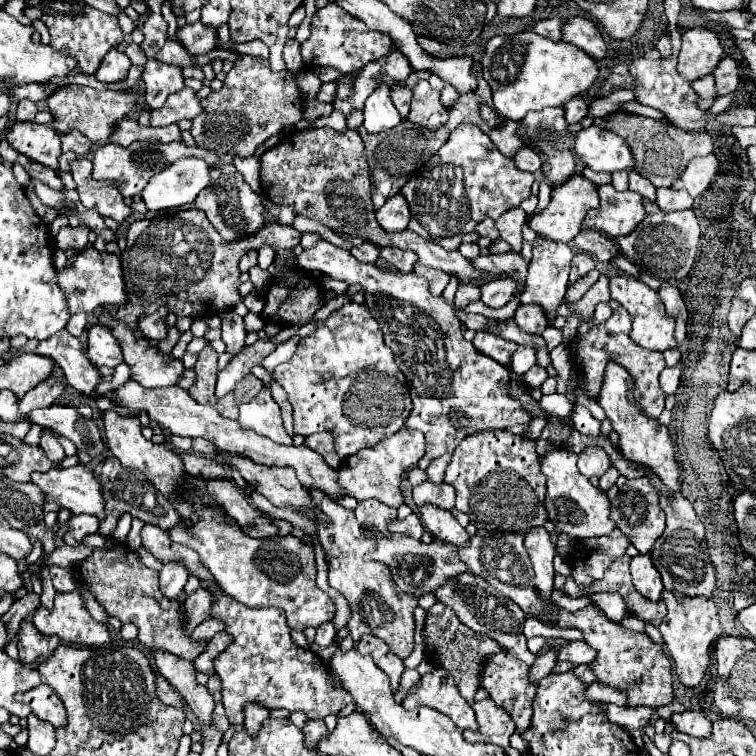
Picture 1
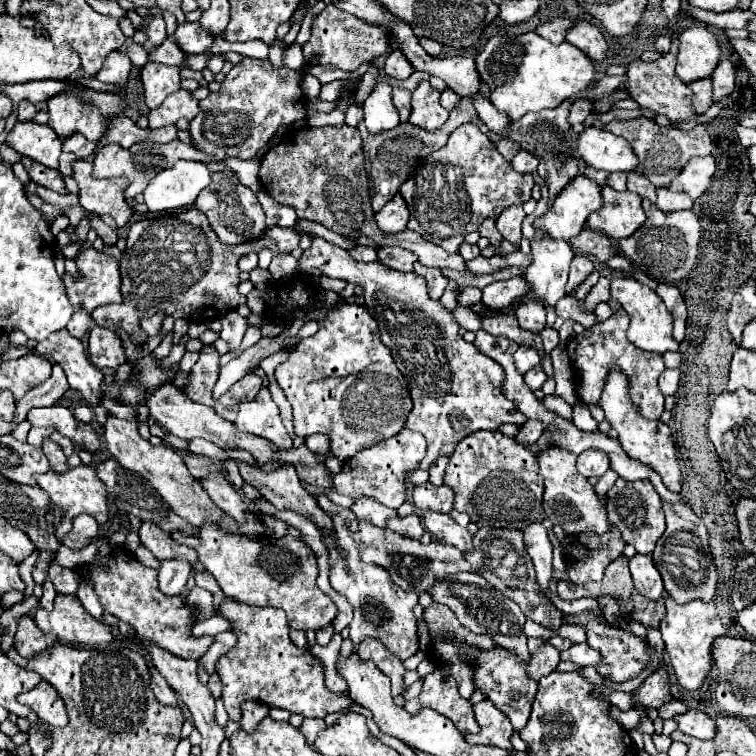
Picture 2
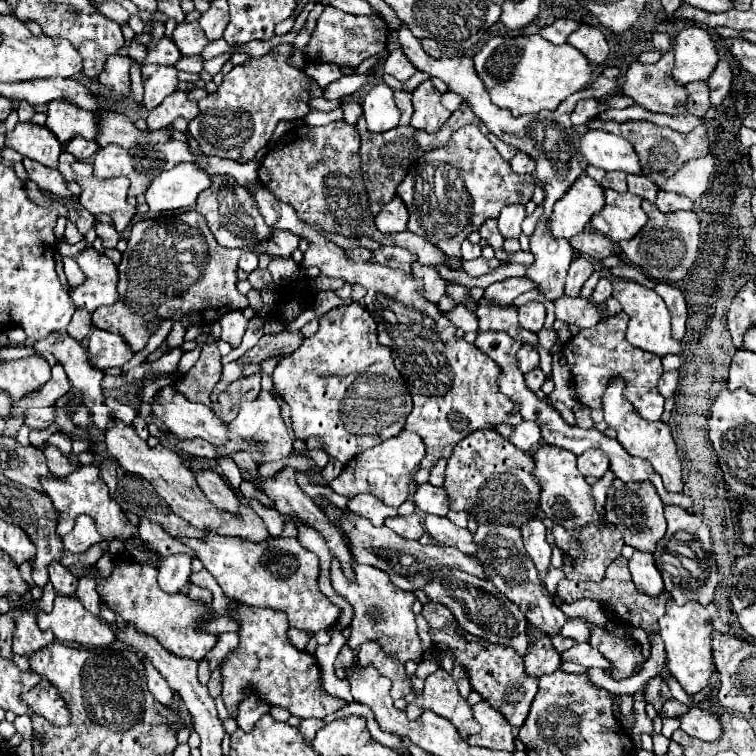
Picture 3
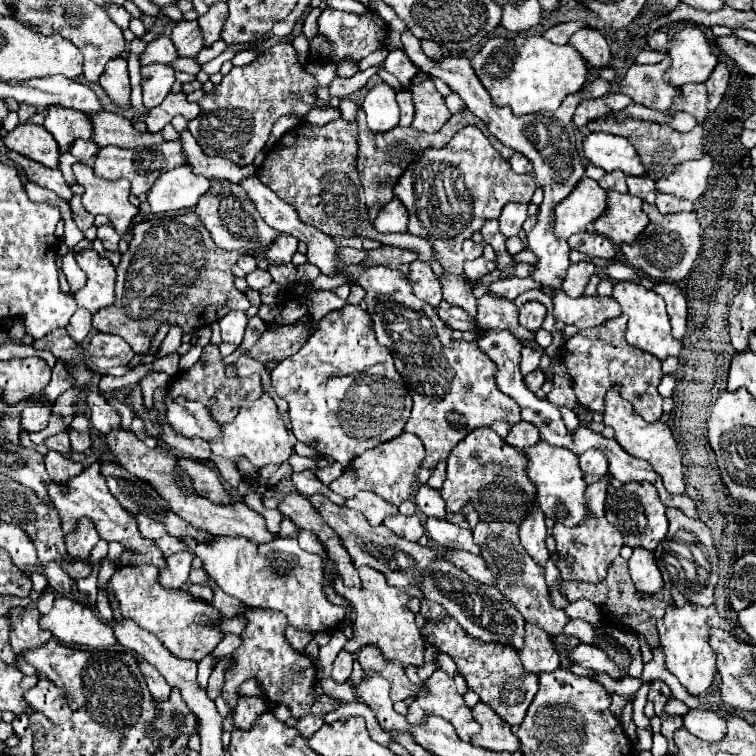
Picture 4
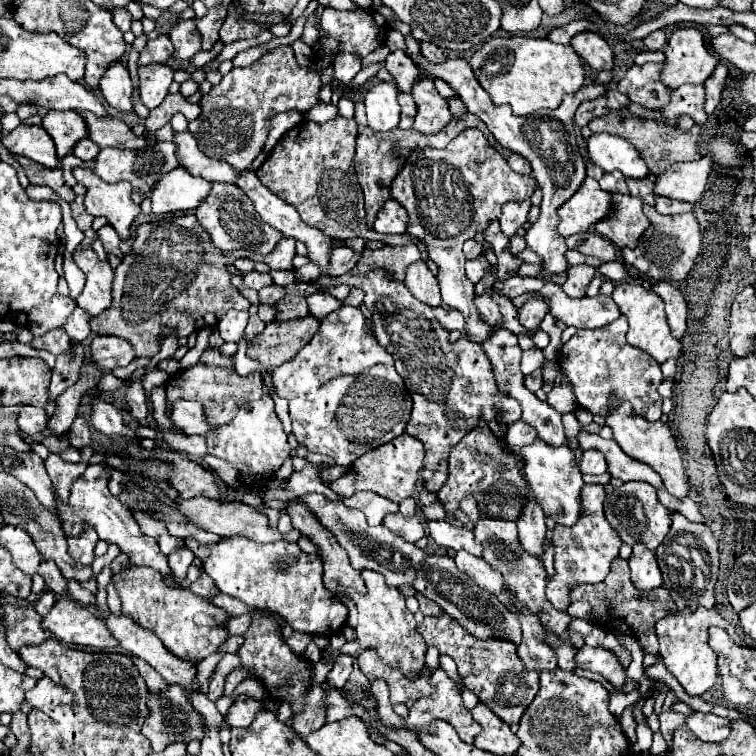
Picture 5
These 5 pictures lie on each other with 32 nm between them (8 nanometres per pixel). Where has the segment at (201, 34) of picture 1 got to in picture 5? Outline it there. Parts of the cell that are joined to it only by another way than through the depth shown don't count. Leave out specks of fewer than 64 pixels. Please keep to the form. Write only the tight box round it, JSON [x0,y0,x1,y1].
[168,20,200,60]

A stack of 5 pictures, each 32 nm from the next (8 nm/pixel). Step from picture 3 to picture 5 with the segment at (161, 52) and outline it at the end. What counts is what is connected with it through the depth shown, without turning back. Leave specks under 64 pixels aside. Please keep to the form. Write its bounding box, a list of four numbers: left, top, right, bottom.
[138,34,174,66]

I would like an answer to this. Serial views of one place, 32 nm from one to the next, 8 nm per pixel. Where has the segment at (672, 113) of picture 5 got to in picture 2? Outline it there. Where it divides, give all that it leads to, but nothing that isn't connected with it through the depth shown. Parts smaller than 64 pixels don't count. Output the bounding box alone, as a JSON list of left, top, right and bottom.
[688,78,712,114]

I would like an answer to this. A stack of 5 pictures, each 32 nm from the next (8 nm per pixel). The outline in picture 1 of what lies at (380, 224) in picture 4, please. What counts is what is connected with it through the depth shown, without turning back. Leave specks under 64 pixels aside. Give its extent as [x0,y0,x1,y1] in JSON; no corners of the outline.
[376,194,410,232]

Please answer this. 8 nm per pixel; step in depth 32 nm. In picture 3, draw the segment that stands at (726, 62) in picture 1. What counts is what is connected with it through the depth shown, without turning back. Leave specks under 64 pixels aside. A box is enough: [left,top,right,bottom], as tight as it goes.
[708,60,732,106]

